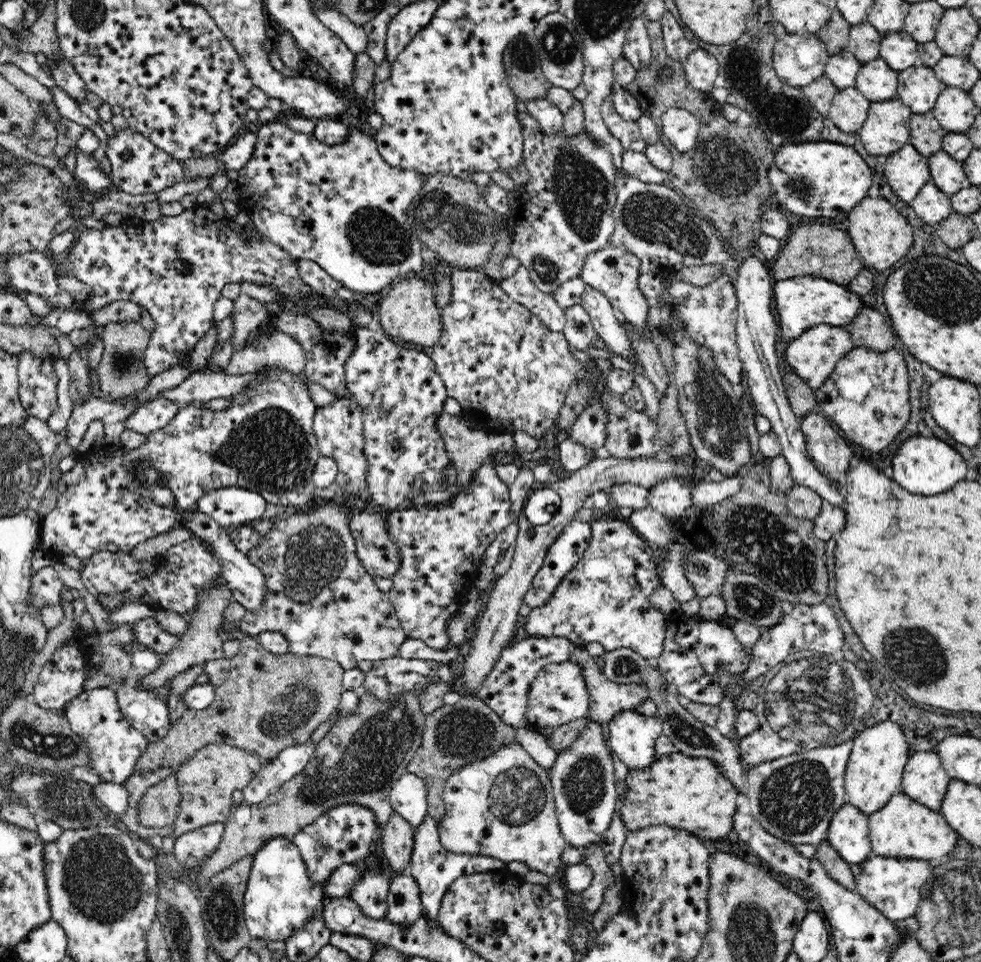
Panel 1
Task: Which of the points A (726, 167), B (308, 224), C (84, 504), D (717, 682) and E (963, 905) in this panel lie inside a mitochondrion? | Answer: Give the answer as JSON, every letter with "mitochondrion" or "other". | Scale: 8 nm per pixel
{"A":"mitochondrion","B":"other","C":"other","D":"other","E":"mitochondrion"}

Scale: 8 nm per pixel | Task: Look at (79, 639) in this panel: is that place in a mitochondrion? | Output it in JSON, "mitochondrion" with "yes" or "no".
{"mitochondrion":"no"}

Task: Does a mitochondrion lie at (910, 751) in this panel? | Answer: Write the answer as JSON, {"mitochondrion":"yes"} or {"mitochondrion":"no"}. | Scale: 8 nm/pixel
{"mitochondrion":"no"}

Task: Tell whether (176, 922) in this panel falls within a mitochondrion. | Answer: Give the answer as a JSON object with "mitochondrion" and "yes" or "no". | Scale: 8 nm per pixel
{"mitochondrion":"yes"}

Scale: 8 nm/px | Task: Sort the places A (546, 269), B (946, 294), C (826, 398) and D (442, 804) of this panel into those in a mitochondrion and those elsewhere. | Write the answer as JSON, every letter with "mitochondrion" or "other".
{"A":"mitochondrion","B":"mitochondrion","C":"other","D":"other"}

